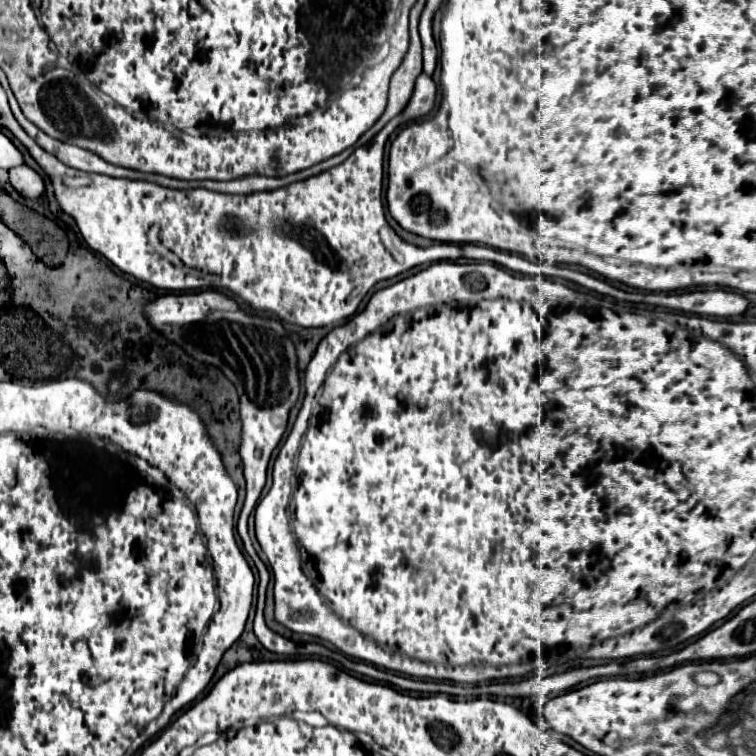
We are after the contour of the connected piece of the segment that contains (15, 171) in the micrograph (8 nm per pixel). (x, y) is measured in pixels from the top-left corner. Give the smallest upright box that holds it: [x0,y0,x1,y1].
[8,165,44,199]

